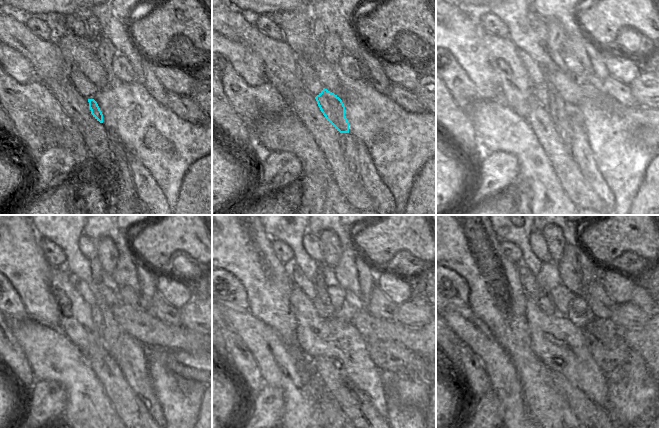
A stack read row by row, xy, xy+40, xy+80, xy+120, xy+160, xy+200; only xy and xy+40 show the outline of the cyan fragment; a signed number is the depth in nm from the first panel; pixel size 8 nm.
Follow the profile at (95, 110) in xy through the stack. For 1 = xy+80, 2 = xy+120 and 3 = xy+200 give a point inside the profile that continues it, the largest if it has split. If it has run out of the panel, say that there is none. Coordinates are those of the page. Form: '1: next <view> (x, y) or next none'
1: next xy+80 (559, 111)
2: next xy+120 (109, 330)
3: next xy+200 (544, 302)

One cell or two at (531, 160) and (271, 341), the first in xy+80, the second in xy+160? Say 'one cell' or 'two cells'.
one cell

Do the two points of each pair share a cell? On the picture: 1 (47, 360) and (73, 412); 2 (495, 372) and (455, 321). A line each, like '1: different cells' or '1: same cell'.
1: same cell
2: same cell

